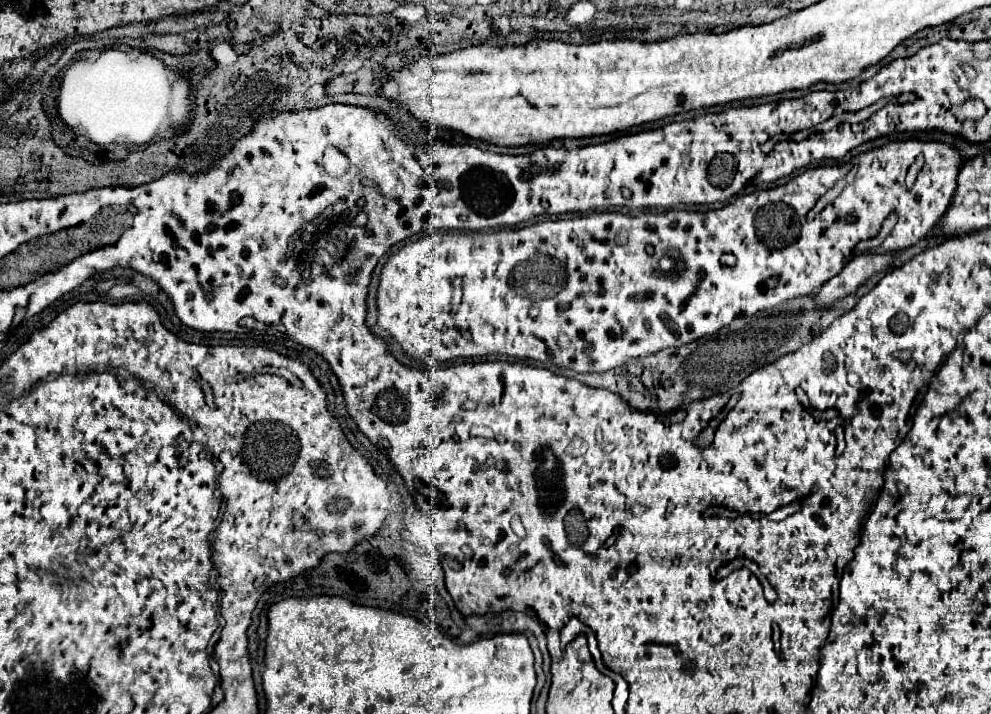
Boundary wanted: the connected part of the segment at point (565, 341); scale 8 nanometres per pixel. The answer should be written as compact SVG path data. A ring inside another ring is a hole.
M909 138L909 140L893 140L885 146L867 150L857 154L851 162L841 164L841 166L819 166L805 170L803 174L791 178L785 186L779 188L769 188L769 190L755 190L753 194L737 198L733 204L721 208L721 210L711 210L705 214L703 220L699 220L699 212L661 212L661 214L641 214L641 216L623 216L619 212L603 212L603 214L591 214L585 218L542 220L531 226L523 226L517 230L501 230L501 232L474 232L470 234L440 234L432 232L431 234L405 244L399 248L383 266L381 278L379 278L379 288L377 288L377 324L383 328L389 336L395 338L395 342L401 346L401 350L415 362L423 362L429 368L441 368L445 364L451 364L455 360L465 360L465 358L479 358L485 360L487 356L509 356L509 358L527 358L545 366L557 366L557 368L567 368L573 372L607 372L611 368L619 368L631 360L643 358L653 354L653 350L663 350L663 348L677 348L683 344L689 344L701 336L717 334L723 326L729 326L737 316L746 314L753 316L761 310L769 310L779 307L781 304L794 299L798 296L816 293L819 288L838 274L849 260L853 246L861 240L871 240L879 234L883 220L891 214L897 212L897 226L893 228L893 234L887 238L885 248L881 250L903 250L913 244L917 244L923 234L927 234L933 224L941 218L943 210L949 206L949 200L955 192L955 182L959 168L963 164L963 154L959 148L949 146L945 142L935 142L935 140L919 140L919 138ZM923 156L925 166L921 174L917 176L915 184L907 190L905 186L905 176L909 166ZM855 168L855 180L853 182L843 182L843 178ZM793 224L801 224L801 234L797 234L797 246L789 246L789 230L793 230ZM723 254L735 256L735 264L727 266L721 262ZM661 258L669 258L671 264L659 264ZM457 278L463 280L463 298L459 306L459 320L457 316L451 314L451 295L452 281Z

